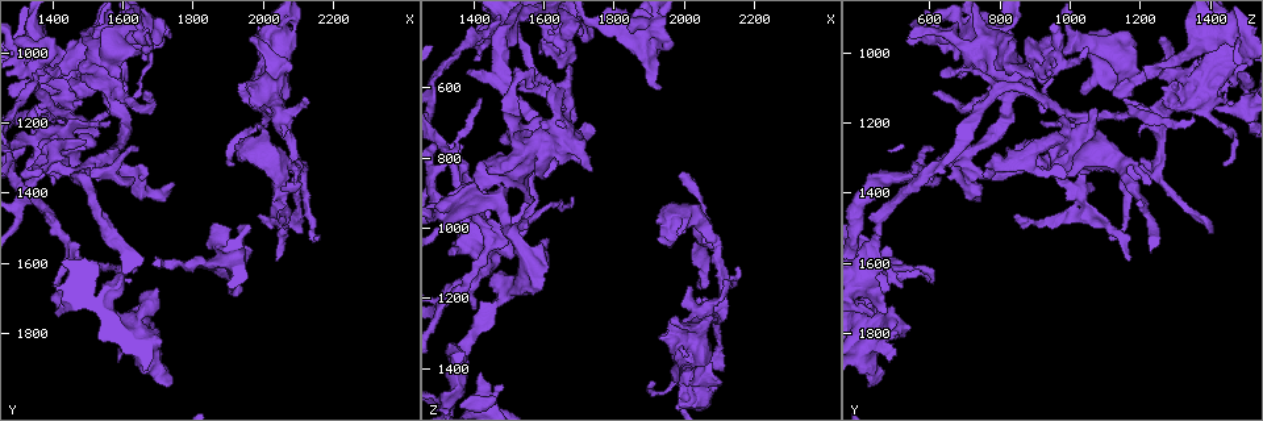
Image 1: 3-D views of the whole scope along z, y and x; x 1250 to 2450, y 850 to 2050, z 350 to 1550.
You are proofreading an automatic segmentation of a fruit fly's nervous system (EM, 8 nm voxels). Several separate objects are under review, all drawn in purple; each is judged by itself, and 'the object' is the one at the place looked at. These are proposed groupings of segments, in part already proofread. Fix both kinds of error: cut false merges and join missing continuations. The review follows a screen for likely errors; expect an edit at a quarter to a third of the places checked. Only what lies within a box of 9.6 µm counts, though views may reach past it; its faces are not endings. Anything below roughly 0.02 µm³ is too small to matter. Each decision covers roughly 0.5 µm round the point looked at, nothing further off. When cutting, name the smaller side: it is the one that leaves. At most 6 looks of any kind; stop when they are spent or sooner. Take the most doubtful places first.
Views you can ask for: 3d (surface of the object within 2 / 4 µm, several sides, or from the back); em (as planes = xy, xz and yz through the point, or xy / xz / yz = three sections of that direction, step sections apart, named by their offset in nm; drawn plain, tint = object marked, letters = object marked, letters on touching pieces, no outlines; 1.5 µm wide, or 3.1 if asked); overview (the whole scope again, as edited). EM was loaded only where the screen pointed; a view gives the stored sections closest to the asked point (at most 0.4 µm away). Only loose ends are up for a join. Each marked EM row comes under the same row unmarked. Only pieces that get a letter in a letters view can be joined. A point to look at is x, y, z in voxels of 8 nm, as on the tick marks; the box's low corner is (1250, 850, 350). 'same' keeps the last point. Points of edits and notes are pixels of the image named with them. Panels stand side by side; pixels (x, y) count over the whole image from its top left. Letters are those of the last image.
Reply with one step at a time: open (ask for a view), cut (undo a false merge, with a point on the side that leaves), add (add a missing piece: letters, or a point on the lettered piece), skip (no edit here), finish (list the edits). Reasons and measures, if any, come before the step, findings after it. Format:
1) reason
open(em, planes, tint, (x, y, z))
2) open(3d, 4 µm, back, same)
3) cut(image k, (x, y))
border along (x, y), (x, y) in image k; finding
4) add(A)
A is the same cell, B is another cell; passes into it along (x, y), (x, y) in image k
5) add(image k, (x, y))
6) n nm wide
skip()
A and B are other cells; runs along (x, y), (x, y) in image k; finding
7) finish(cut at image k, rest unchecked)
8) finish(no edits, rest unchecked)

arms part here
open(em, xz, step 8, letters, (1500, 1340, 580))

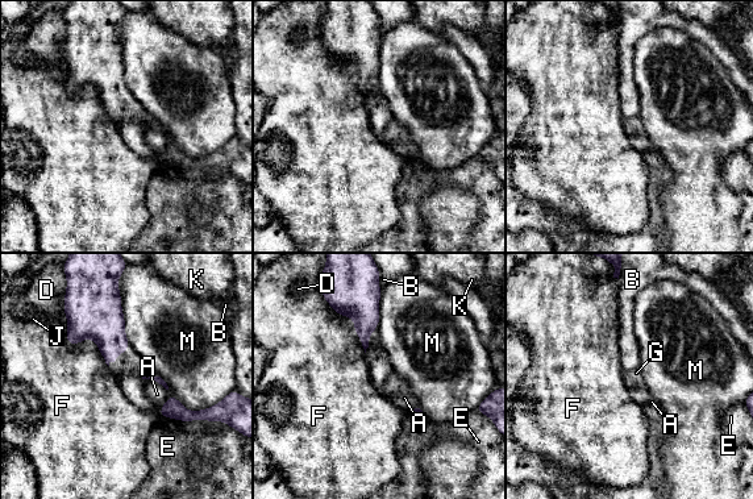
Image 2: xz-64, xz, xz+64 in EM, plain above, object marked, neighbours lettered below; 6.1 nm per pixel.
another direction
open(em, planes, letters, same)

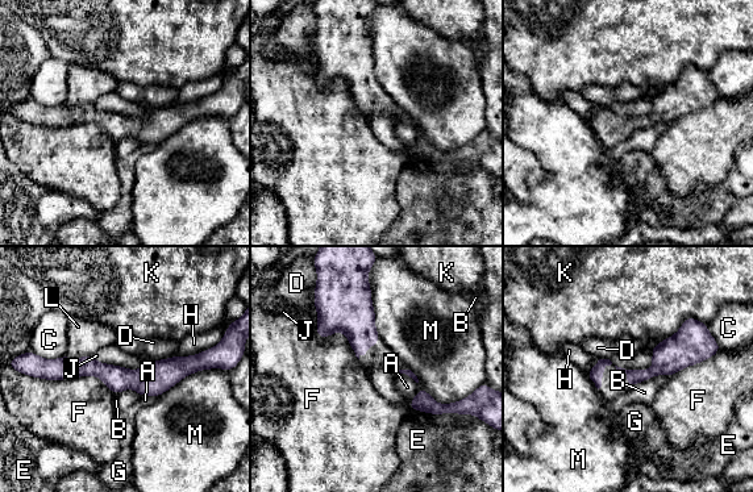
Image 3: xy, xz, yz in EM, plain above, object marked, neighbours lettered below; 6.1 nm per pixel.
skip()
A, B, C, D, E, F, G, H, J, K, L and M are other cells; border along (92, 357), (128, 368), (148, 362) in image 3; continuous, no second neuron

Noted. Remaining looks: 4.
calibre changes
open(em, yz, step 8, tint, (2000, 1190, 1420))

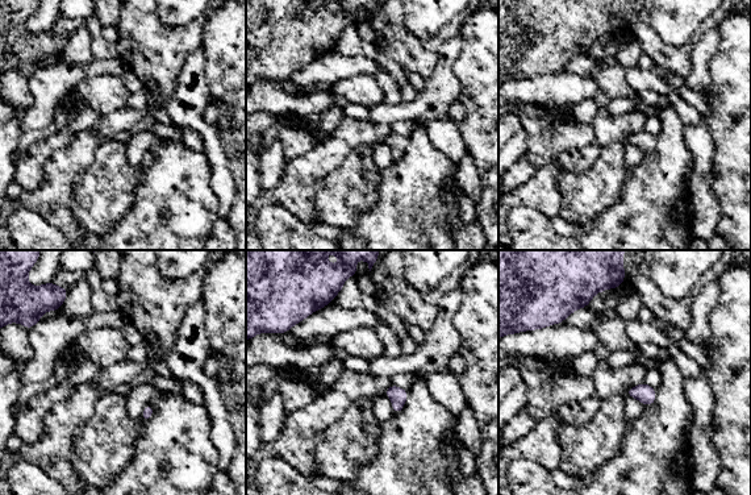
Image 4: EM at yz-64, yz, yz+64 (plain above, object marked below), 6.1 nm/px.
open(em, planes, letters, same)

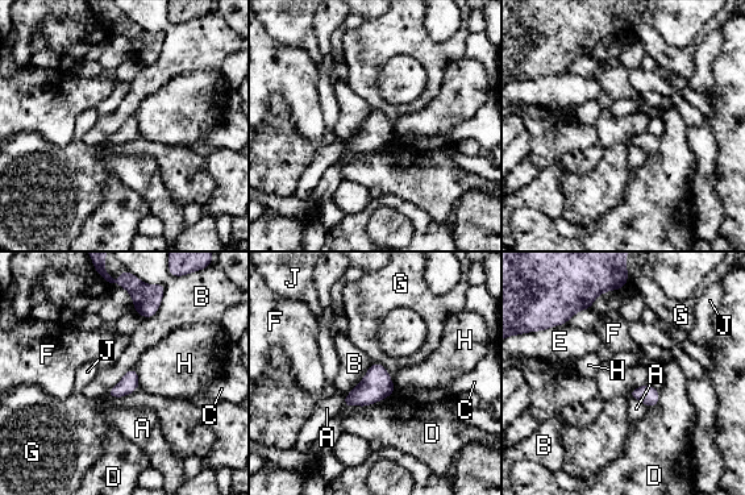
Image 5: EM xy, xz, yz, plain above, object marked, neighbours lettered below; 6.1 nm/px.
skip()
A, B, C, D, E, F, G, H and J are other cells; border along (166, 290), (159, 308), (145, 319) in image 5; continuous, no second neuron

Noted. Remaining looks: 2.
thick turns thin
open(em, planes, letters, (1500, 1200, 1000))

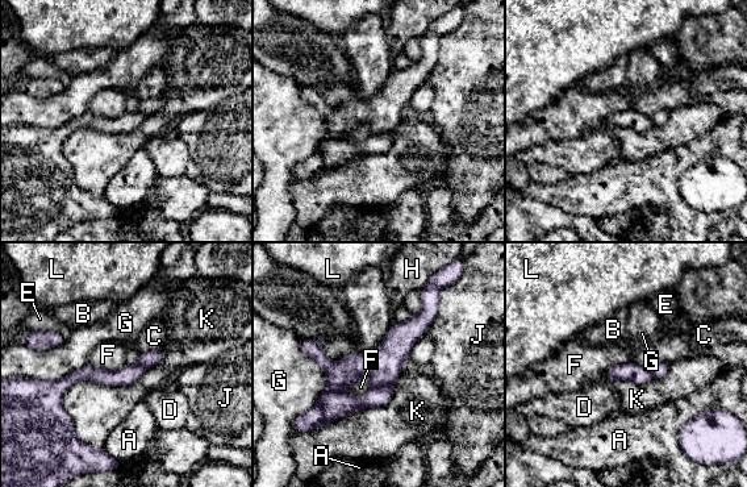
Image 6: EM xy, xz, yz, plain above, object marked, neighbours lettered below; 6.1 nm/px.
cut(image 6, (334, 406))
A, B, C, D, E, F, G, H, J, K and L are other cells; the part that leaves runs along (391, 387), (341, 404), (324, 421) in image 6; two neurons meet here

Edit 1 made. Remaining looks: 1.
finish(cut at image 6, rest unchecked)

